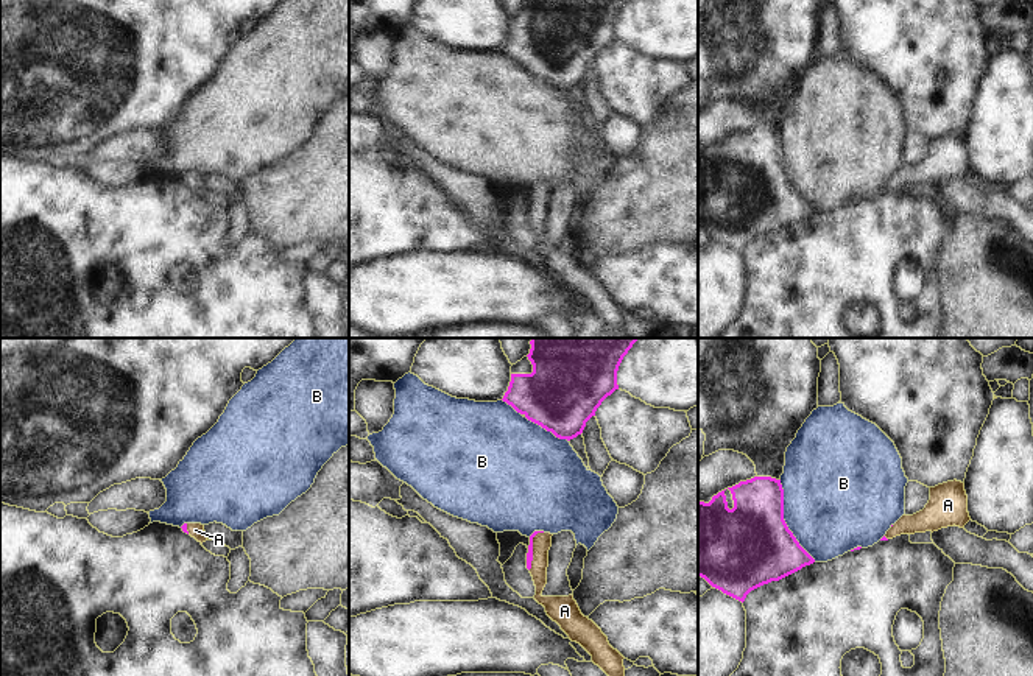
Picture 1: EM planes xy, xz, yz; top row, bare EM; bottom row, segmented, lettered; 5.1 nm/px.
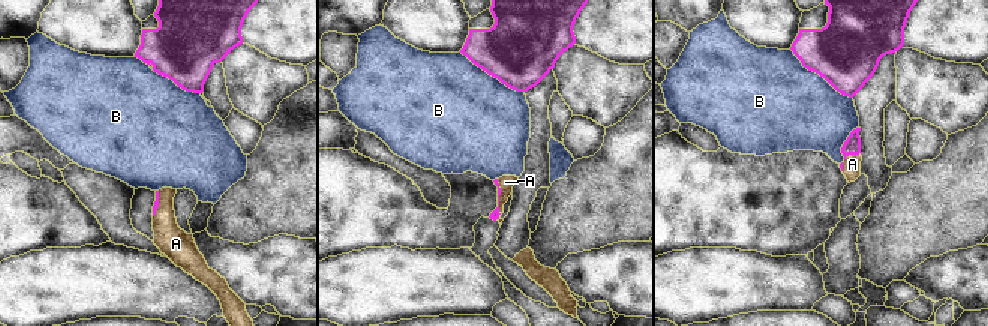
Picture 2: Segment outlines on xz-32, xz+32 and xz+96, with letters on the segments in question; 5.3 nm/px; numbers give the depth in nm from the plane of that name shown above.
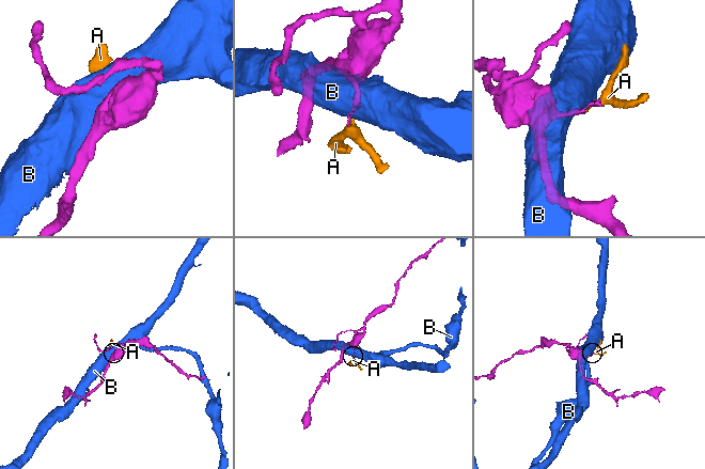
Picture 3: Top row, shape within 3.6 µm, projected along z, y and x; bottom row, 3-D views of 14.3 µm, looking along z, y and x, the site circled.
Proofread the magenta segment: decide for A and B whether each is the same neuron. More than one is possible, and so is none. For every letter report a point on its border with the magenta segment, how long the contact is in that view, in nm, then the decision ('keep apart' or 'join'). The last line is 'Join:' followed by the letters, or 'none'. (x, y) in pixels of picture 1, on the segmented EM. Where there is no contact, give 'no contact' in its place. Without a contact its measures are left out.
A: contact xz (532, 549); length 220 nm; join
B: contact yz (784, 521); length 460 nm; keep apart
Join: A

